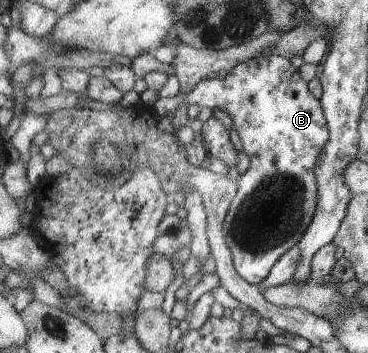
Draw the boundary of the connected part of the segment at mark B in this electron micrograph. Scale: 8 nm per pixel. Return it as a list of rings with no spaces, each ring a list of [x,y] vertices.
[[[268,55],[268,57],[258,57],[252,58],[251,60],[246,60],[241,64],[238,64],[234,69],[231,69],[226,73],[224,77],[212,77],[209,79],[204,79],[200,82],[193,90],[184,97],[180,92],[173,97],[158,98],[157,101],[152,105],[156,114],[159,116],[165,116],[168,111],[174,112],[177,107],[181,105],[192,105],[197,104],[200,107],[210,107],[213,109],[223,110],[230,115],[233,121],[233,129],[235,129],[241,139],[242,151],[249,156],[250,167],[240,175],[239,177],[239,190],[237,191],[237,196],[234,198],[232,205],[230,206],[229,212],[225,219],[225,236],[233,253],[233,262],[236,266],[237,272],[246,280],[248,283],[257,286],[258,283],[264,281],[264,279],[269,277],[269,273],[272,268],[278,263],[278,260],[285,254],[294,248],[295,245],[299,245],[300,240],[303,239],[304,234],[310,227],[310,224],[315,219],[315,211],[319,205],[319,181],[317,179],[316,169],[323,155],[323,149],[331,139],[330,129],[327,124],[327,117],[323,110],[323,105],[321,100],[316,99],[312,93],[310,93],[310,87],[308,87],[308,82],[300,77],[298,70],[294,69],[294,65],[290,63],[289,59],[279,55]]]

